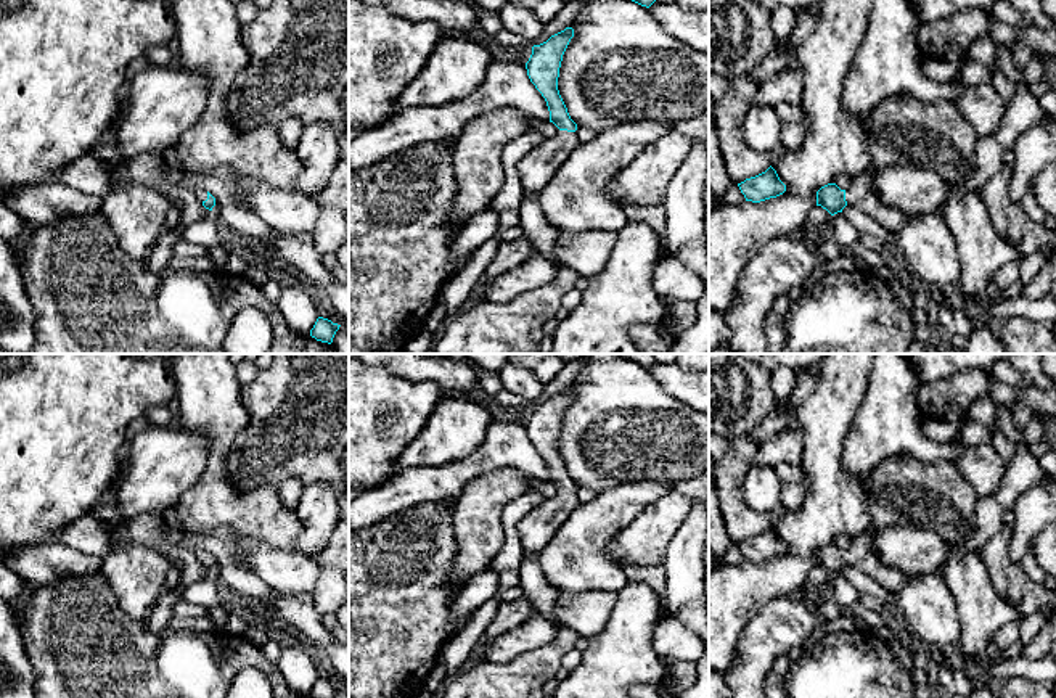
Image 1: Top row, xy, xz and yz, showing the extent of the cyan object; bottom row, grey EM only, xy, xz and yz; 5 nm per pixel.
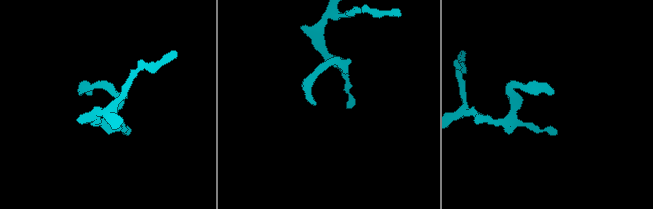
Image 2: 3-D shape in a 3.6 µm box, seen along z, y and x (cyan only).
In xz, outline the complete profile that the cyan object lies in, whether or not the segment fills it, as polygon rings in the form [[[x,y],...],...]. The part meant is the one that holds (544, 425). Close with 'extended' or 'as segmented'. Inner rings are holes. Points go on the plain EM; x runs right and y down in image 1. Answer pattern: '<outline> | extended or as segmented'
[[[566,388],[546,402],[534,405],[526,423],[530,442],[546,462],[550,482],[559,489],[553,497],[543,497],[518,524],[524,548],[535,556],[551,542],[569,515],[580,505],[575,495],[577,484],[571,479],[558,450],[563,415],[572,397],[574,389]]] | extended

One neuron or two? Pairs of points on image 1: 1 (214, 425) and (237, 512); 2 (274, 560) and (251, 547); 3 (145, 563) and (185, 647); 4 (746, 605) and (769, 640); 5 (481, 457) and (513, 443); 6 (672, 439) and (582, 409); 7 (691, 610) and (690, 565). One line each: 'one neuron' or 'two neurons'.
1: one neuron
2: one neuron
3: two neurons
4: two neurons
5: one neuron
6: one neuron
7: two neurons

